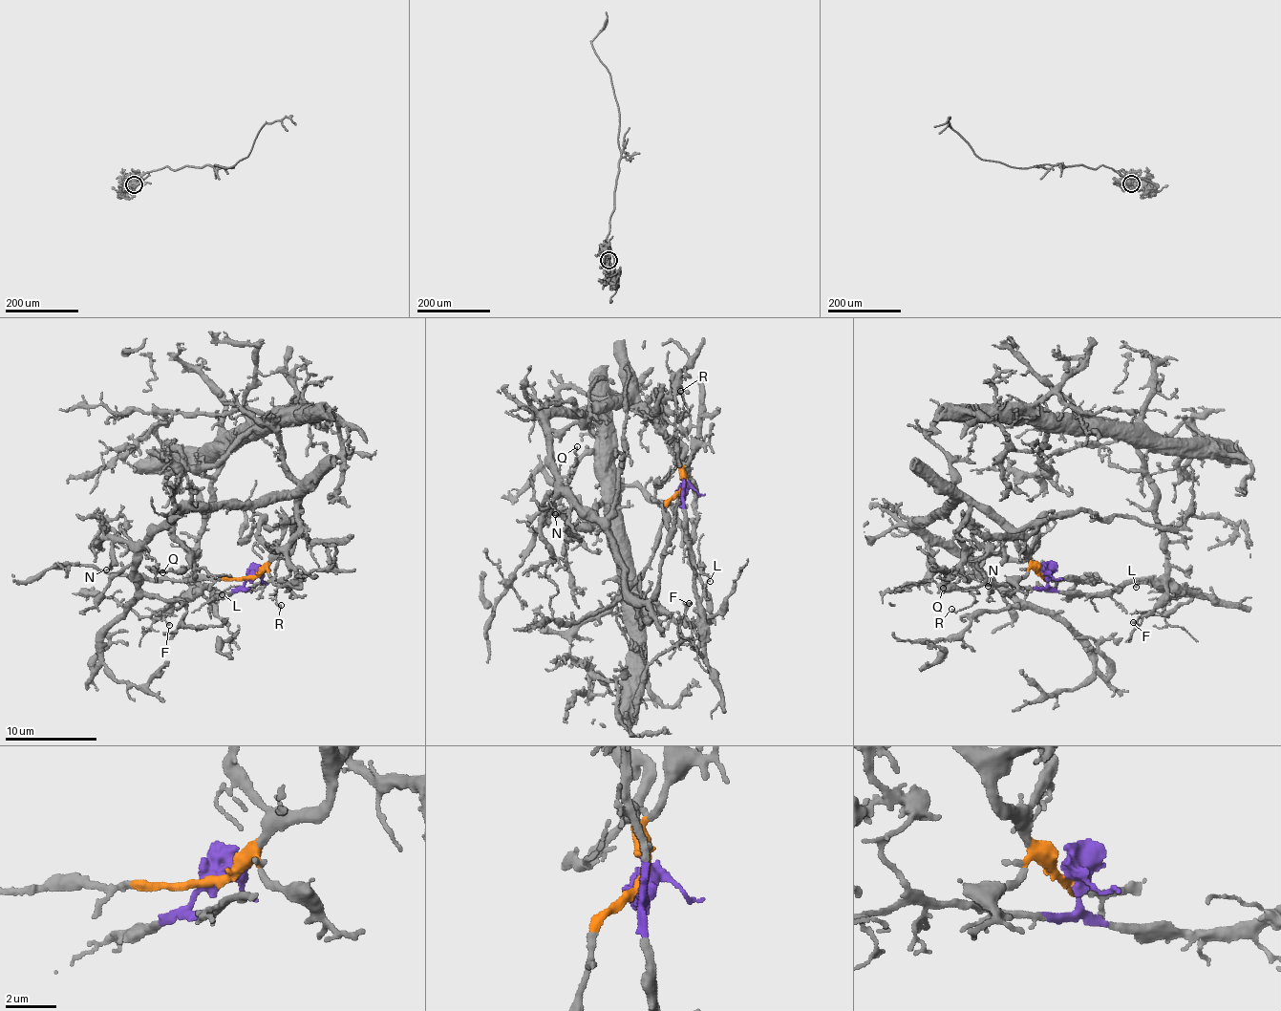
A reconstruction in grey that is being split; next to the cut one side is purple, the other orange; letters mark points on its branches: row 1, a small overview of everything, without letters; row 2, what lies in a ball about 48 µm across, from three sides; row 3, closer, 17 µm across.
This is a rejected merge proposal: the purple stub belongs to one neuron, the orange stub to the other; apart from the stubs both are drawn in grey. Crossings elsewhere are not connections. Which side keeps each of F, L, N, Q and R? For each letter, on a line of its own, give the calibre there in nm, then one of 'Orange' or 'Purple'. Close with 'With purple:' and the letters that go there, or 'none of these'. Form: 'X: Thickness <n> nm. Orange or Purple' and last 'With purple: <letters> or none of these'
F: Thickness 110 nm. Purple
L: Thickness 130 nm. Purple
N: Thickness 220 nm. Orange
Q: Thickness 190 nm. Orange
R: Thickness 110 nm. Purple
With purple: F, L, R

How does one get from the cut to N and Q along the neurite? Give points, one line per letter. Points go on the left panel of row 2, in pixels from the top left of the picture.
N: (250, 577), (291, 548), (296, 535), (293, 497), (192, 505), (153, 526), (142, 541), (116, 542), (105, 570)
Q: (250, 577), (291, 548), (296, 535), (293, 497), (192, 505), (158, 527), (146, 545), (157, 570), (162, 572)

